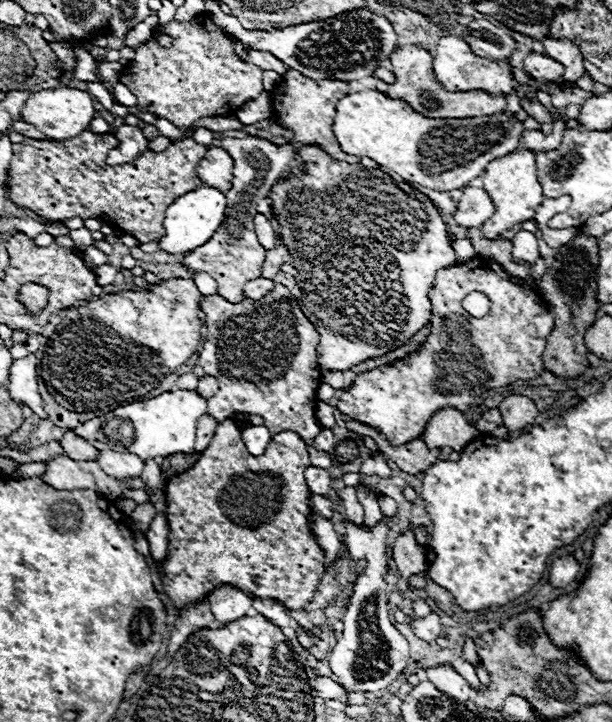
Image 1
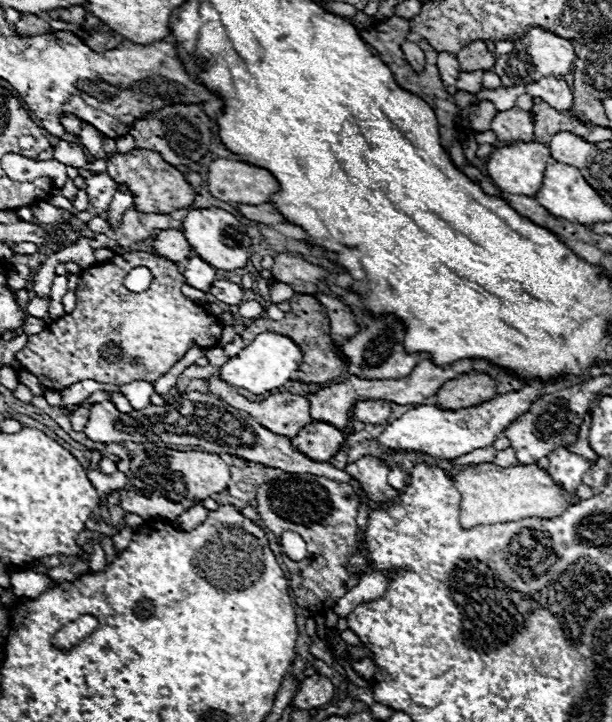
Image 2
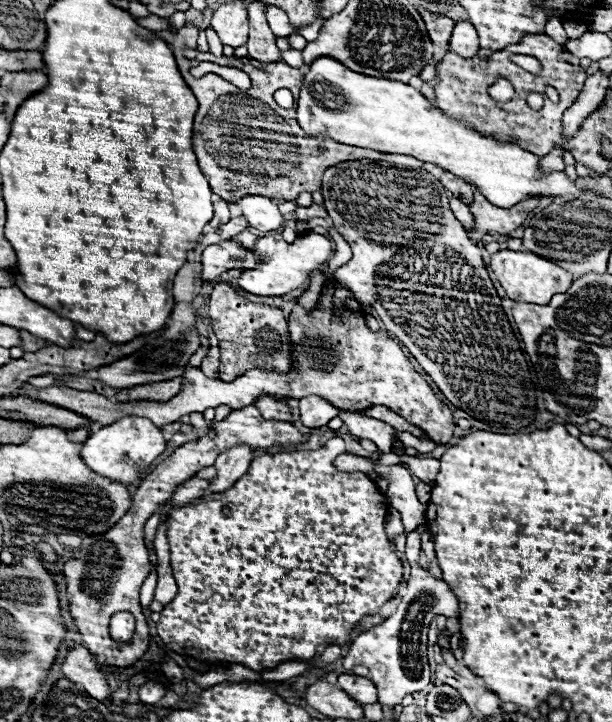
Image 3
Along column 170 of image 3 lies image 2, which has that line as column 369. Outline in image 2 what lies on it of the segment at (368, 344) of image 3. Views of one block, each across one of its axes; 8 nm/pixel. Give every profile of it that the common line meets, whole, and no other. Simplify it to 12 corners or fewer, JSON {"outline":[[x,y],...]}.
{"outline":[[360,400],[356,420],[388,422],[392,408],[386,400]]}

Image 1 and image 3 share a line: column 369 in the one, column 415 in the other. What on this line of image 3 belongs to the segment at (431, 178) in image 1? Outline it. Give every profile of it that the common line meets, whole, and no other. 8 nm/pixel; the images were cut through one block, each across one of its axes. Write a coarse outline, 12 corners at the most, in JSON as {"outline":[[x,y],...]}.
{"outline":[[308,66],[308,136],[406,154],[492,204],[580,198],[564,172],[432,106],[412,86]]}

